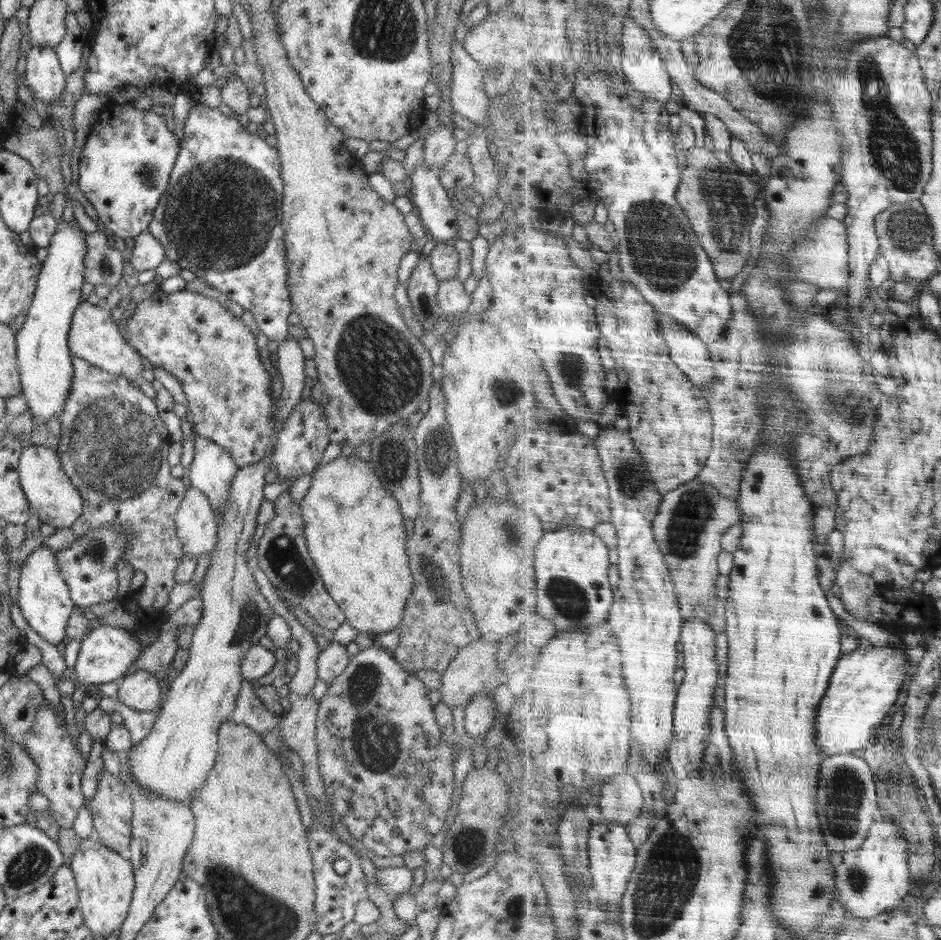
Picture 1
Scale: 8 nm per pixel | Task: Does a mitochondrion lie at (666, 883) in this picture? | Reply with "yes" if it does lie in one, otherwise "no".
yes

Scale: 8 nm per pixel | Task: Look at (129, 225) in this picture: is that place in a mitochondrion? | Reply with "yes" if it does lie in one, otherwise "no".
no

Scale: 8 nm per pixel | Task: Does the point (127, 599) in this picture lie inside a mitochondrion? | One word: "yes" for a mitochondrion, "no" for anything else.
no

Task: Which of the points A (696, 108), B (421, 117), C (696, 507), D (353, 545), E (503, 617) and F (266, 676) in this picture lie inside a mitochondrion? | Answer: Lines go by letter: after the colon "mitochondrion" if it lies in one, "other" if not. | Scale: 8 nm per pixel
A: other
B: other
C: mitochondrion
D: other
E: other
F: other

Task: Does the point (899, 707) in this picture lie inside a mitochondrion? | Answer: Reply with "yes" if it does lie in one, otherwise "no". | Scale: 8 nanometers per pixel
no

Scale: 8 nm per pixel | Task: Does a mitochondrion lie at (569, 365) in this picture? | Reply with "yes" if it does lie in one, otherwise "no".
yes

